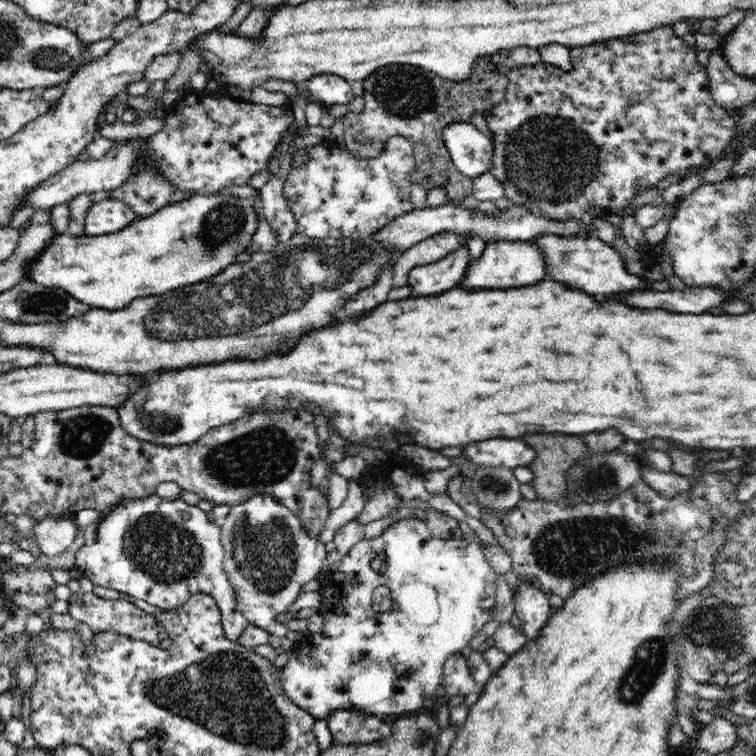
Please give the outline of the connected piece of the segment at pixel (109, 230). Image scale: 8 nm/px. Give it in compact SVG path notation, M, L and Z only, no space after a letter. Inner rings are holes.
M112 196L100 202L94 202L88 208L86 234L89 236L116 234L139 218L125 199Z

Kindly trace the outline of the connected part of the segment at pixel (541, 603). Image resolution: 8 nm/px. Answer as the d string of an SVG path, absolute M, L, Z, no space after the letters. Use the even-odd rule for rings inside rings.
M521 582L512 594L516 617L522 621L522 633L529 640L538 639L542 628L550 624L553 608L539 588L528 582Z

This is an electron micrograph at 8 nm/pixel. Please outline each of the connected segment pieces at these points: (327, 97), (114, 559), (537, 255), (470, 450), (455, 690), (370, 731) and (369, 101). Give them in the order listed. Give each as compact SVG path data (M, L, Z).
M327 73L310 78L304 86L316 102L347 105L354 100L350 85L344 78Z
M151 495L114 505L105 512L98 524L96 542L91 546L84 545L78 550L74 566L95 586L113 588L166 611L180 607L186 604L186 600L192 595L204 592L214 597L220 609L224 634L231 641L238 640L238 636L246 631L249 621L238 610L236 593L230 586L223 567L225 553L221 542L221 526L210 522L207 512L203 512L197 506L189 506L181 498L166 500Z
M496 241L486 244L478 259L468 262L468 270L458 286L466 288L518 288L536 284L550 276L542 248L524 241Z
M498 437L490 440L484 440L482 443L466 444L462 446L461 458L468 457L468 461L476 464L478 467L508 467L516 466L529 467L536 460L536 449L528 446L521 439Z
M453 654L446 658L442 670L442 686L450 696L452 694L466 696L480 691L480 684L470 674L466 656Z
M354 710L332 712L326 719L332 744L370 744L390 736L392 723Z
M482 59L474 64L471 76L462 84L446 82L434 72L406 64L378 68L363 82L364 109L359 114L348 112L342 119L346 149L358 158L376 158L382 155L390 139L404 136L414 148L415 164L409 178L412 183L420 184L426 192L442 187L448 192L450 202L472 195L472 177L464 176L454 167L443 132L451 124L470 123L476 114L488 114L505 97L508 76L491 72L486 59Z

